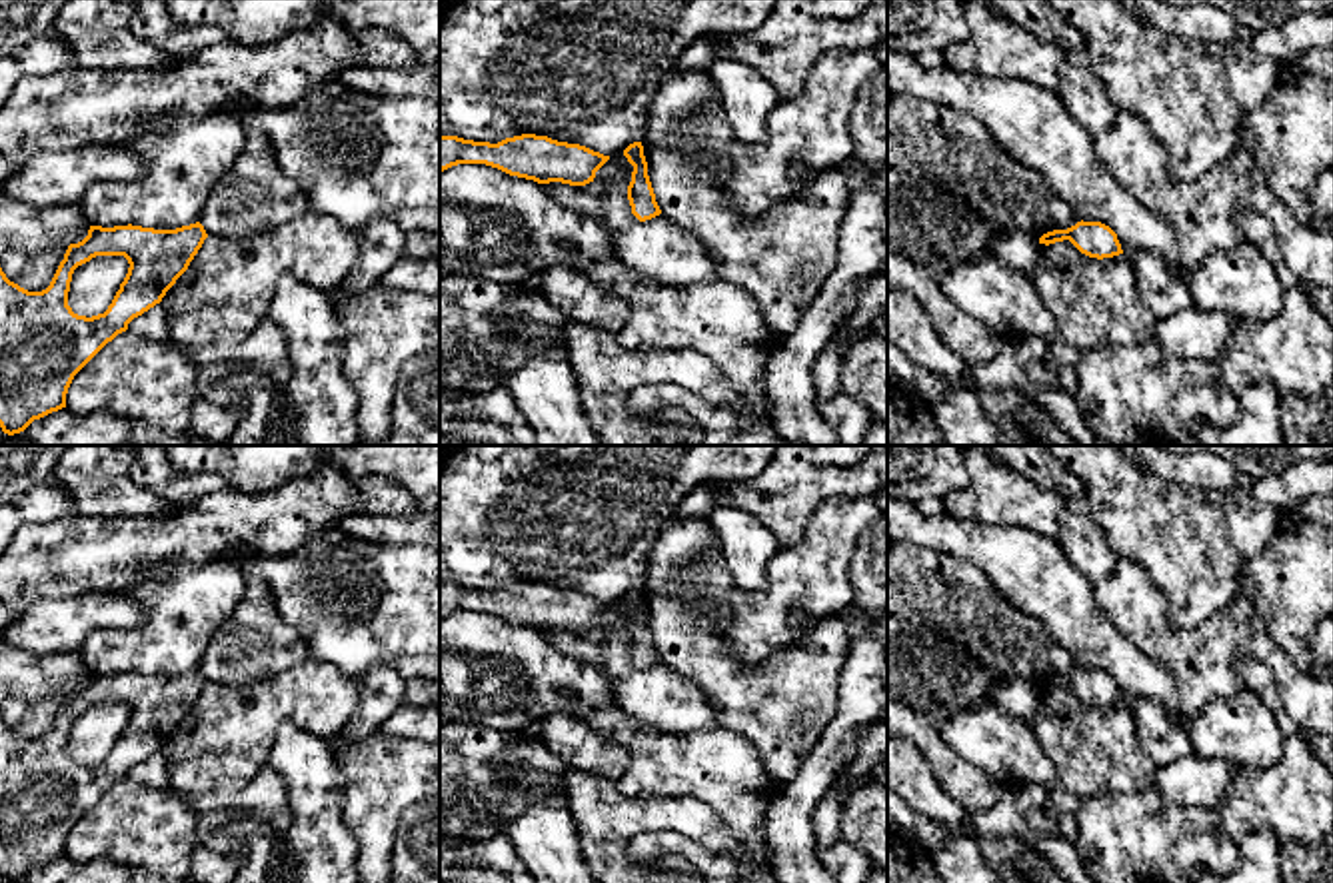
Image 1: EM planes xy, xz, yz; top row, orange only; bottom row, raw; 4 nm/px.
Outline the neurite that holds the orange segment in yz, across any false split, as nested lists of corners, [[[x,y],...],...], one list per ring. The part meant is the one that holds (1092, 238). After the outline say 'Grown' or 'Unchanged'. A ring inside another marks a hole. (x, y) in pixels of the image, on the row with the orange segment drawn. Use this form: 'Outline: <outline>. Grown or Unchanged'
Outline: [[[1077,222],[1067,230],[1053,230],[1039,238],[1039,244],[1055,244],[1069,240],[1081,254],[1089,258],[1113,258],[1123,254],[1117,234],[1101,222]]]. Unchanged

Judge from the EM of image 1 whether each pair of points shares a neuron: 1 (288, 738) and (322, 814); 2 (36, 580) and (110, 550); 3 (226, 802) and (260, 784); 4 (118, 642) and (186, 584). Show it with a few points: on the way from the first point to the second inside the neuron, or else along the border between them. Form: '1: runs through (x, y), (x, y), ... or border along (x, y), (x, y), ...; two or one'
1: runs through (298, 756), (314, 780), (314, 796); one
2: runs through (54, 562), (76, 554), (92, 554); one
3: runs through (234, 800), (242, 800), (252, 792); one
4: runs through (138, 642), (176, 604); one

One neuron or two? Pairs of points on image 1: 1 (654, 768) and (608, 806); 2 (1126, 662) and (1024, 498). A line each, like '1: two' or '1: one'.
1: two
2: two

